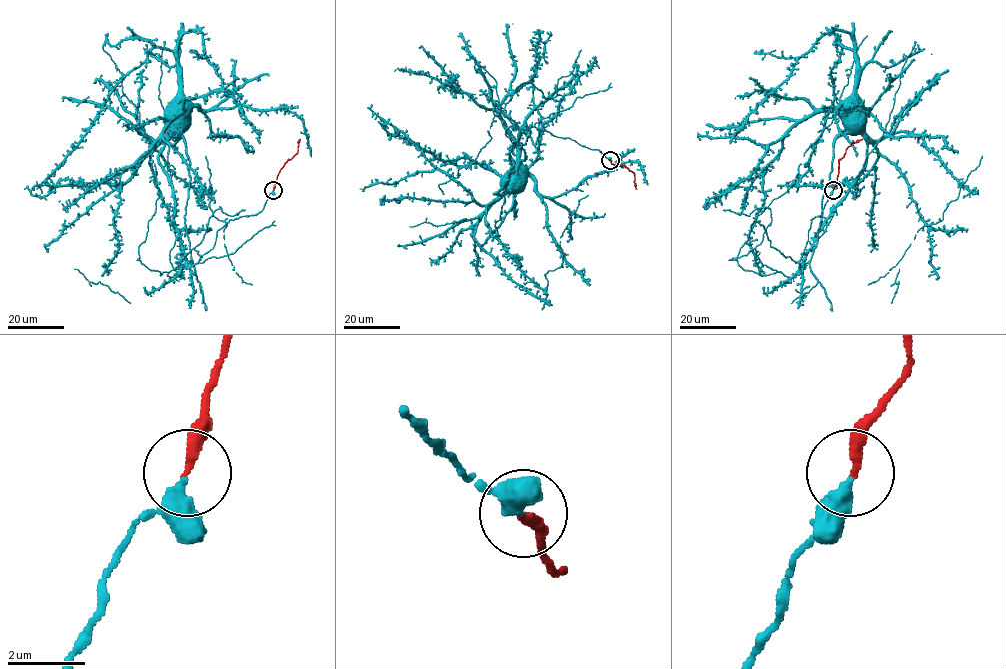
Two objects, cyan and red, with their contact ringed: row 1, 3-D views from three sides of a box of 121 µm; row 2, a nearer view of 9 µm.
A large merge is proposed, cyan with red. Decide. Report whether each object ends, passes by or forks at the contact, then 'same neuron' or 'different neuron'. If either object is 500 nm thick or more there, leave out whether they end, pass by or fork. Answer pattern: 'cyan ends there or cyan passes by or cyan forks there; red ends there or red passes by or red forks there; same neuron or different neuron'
cyan ends there; red ends there; same neuron

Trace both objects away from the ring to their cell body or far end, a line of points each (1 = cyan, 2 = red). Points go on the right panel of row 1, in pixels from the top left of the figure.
1: (832, 190), (822, 214), (810, 220), (800, 266), (810, 260), (817, 242), (835, 141), (850, 119)
2: (832, 190), (837, 182), (839, 160), (846, 149), (862, 139)

